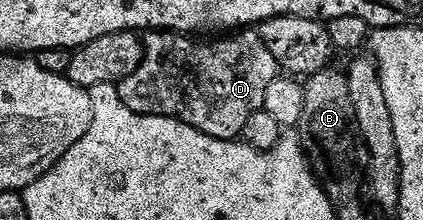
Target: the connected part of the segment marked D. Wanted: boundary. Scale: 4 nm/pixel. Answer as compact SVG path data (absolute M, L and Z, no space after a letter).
M246 28L241 32L231 33L223 42L206 42L210 40L195 40L193 37L184 34L175 34L173 32L150 32L142 38L142 63L136 72L132 72L132 76L128 76L123 82L117 83L118 95L120 100L128 108L132 108L132 112L137 114L147 114L148 116L160 116L161 118L176 118L178 121L188 124L192 128L196 128L200 132L204 132L213 138L225 138L234 140L241 135L244 124L253 113L261 111L265 104L265 93L268 86L276 81L280 76L278 69L278 61L276 56L272 56L272 52L268 52L268 44L264 44L264 40L258 35L257 29Z

